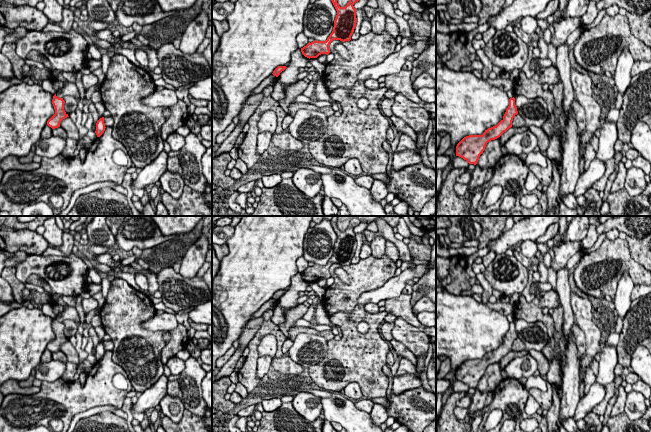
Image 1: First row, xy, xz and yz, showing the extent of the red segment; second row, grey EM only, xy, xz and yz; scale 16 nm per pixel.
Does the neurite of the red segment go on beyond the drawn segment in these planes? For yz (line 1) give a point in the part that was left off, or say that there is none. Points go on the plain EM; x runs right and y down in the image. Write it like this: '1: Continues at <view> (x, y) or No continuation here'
1: No continuation here

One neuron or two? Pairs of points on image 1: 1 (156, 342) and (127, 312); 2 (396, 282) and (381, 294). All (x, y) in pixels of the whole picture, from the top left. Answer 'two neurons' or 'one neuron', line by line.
1: one neuron
2: one neuron

